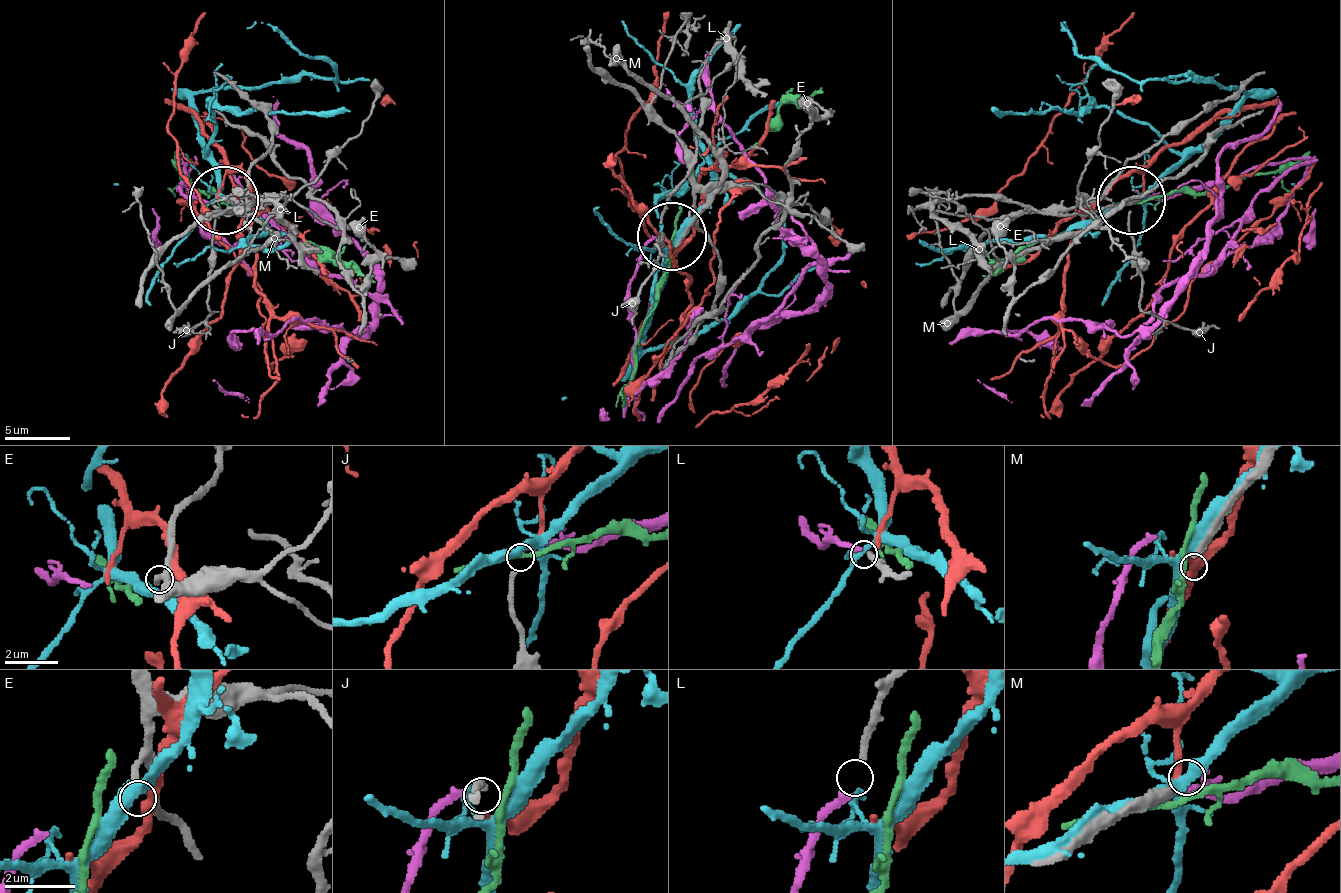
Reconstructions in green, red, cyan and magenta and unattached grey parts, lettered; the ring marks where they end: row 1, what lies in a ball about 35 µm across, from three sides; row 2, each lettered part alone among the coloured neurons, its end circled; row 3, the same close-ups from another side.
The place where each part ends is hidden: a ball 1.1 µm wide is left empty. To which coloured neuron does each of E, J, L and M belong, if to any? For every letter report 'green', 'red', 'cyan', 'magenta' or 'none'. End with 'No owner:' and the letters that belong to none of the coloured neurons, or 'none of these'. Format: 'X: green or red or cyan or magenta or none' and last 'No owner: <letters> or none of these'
E: none
J: red
L: magenta
M: none
No owner: E, M

